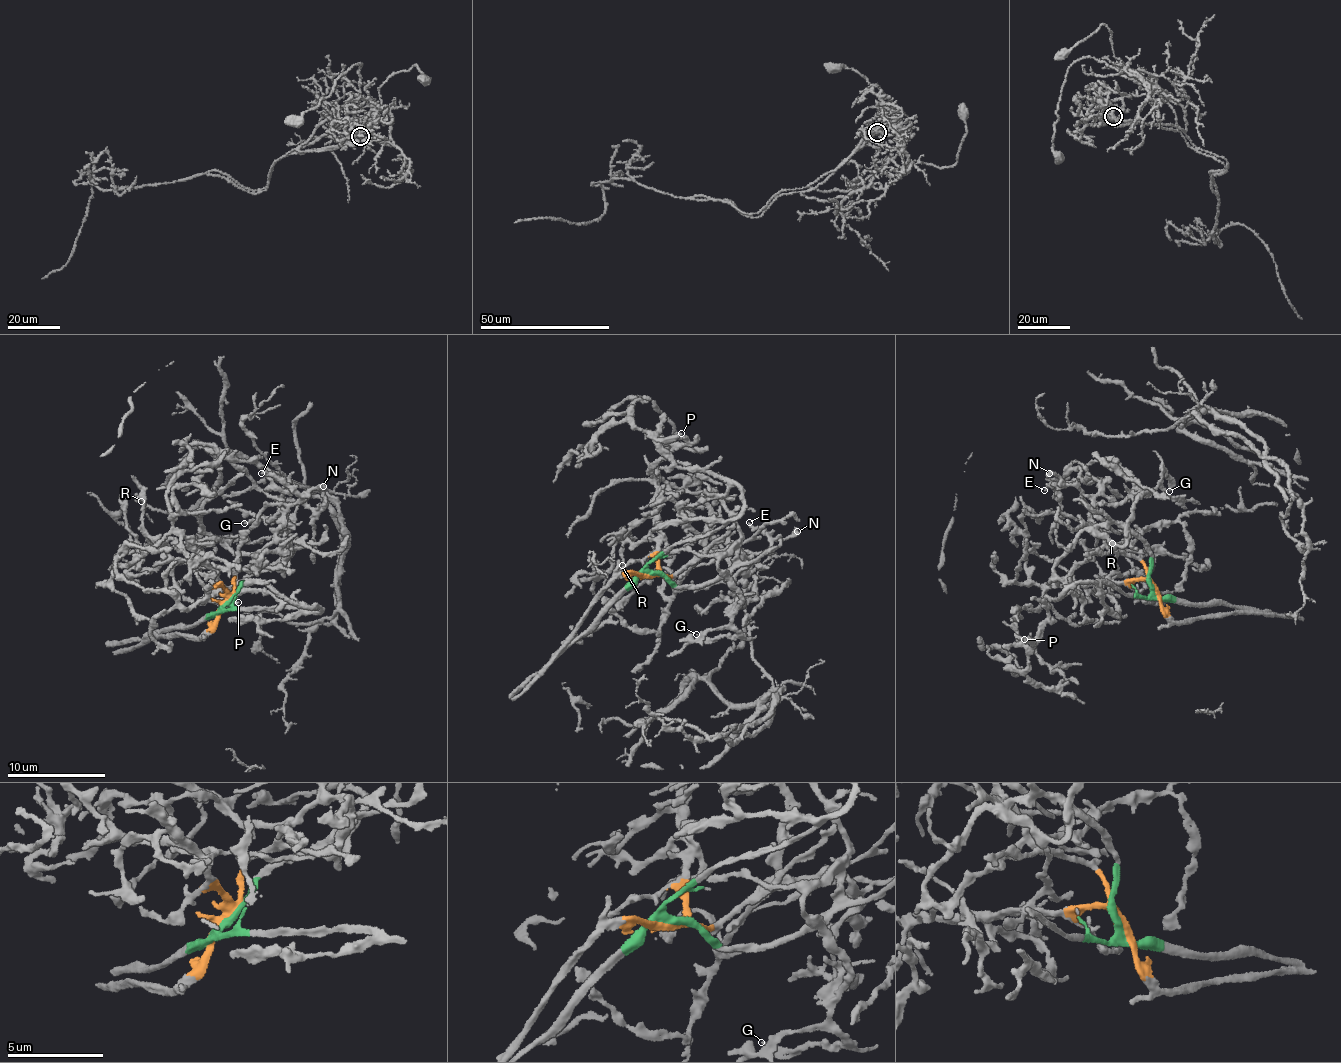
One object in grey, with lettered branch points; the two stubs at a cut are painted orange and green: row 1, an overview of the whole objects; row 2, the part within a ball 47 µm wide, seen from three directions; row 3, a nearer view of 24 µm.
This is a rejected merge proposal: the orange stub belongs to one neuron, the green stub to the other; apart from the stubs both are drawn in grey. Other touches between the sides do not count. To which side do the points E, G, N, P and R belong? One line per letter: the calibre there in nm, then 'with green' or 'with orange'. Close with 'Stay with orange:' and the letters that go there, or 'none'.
E: calibre 200 nm; with orange
G: calibre 150 nm; with green
N: calibre 400 nm; with orange
P: calibre 240 nm; with green
R: calibre 160 nm; with orange
Stay with orange: E, N, R

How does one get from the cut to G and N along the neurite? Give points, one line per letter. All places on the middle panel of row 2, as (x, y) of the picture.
G: (651, 573), (679, 586), (722, 578), (737, 593), (741, 600), (733, 622), (737, 634), (702, 639), (697, 634)
N: (651, 573), (674, 573), (702, 556), (726, 549), (751, 556), (775, 540), (794, 536), (798, 530)

